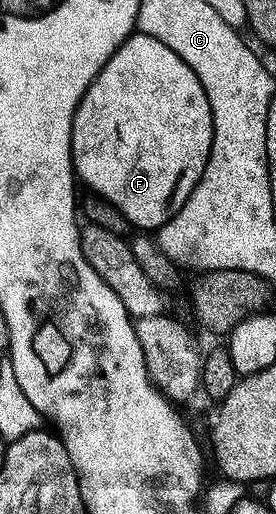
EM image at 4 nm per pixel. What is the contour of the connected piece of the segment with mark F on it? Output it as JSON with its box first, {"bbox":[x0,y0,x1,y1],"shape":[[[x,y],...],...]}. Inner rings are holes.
{"bbox":[73,32,213,231],"shape":[[[134,32],[114,51],[111,59],[107,59],[99,75],[87,87],[73,116],[73,167],[80,184],[82,181],[96,196],[107,199],[112,205],[119,207],[119,211],[123,211],[123,215],[129,220],[130,226],[141,231],[160,229],[173,218],[173,214],[181,210],[183,203],[187,203],[191,191],[195,191],[203,175],[203,167],[207,167],[212,142],[213,112],[211,103],[203,91],[203,83],[199,83],[195,71],[191,71],[191,67],[187,67],[187,63],[183,63],[183,59],[179,59],[179,55],[175,55],[175,51],[167,47],[167,43],[159,43],[159,39],[151,39],[151,35],[146,33]]]}

